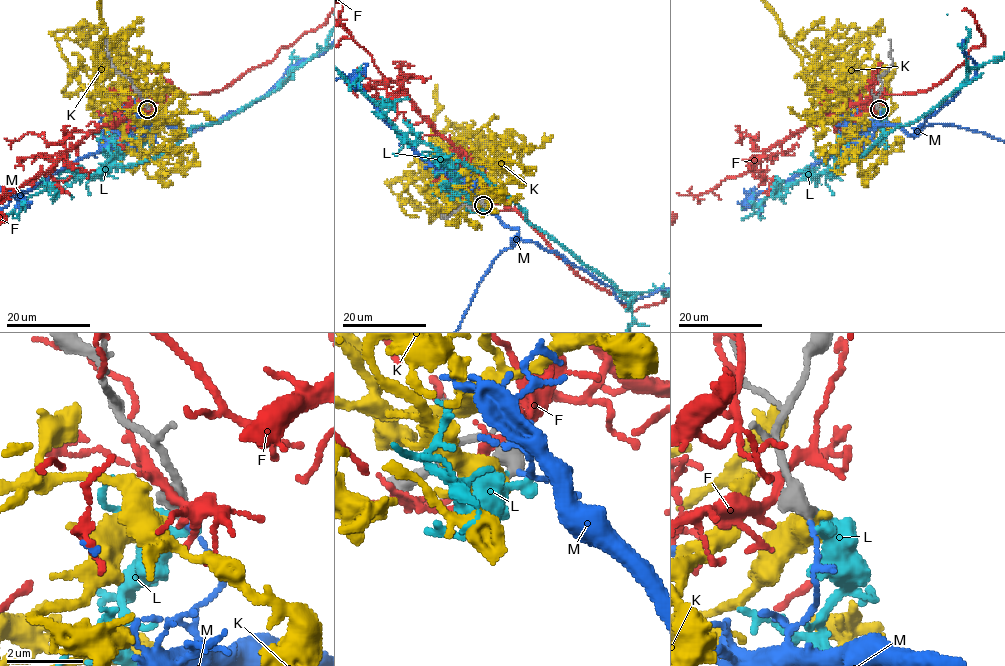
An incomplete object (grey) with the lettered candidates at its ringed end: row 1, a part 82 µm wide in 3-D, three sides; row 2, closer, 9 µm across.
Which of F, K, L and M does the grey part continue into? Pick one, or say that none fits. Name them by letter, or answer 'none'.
none

